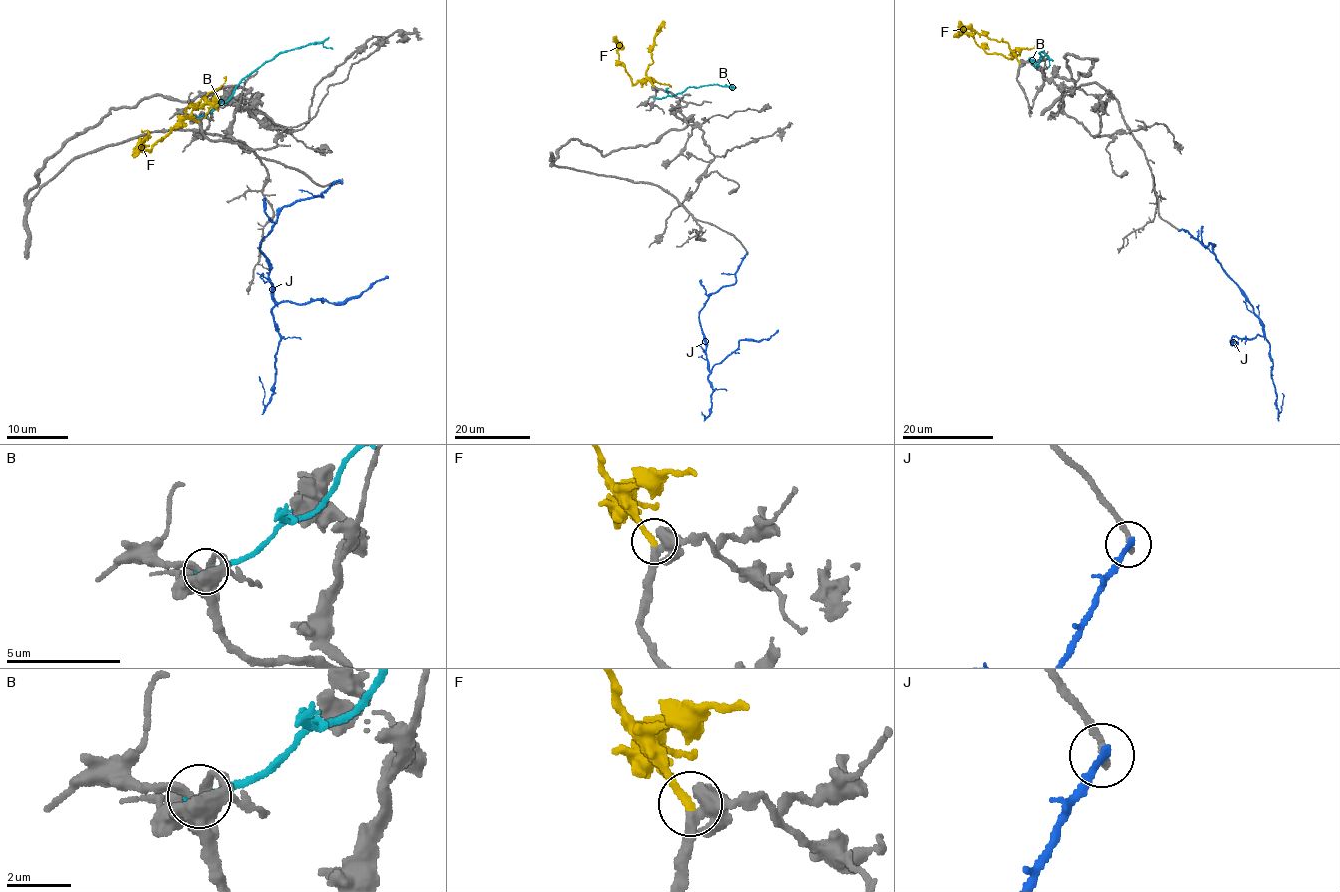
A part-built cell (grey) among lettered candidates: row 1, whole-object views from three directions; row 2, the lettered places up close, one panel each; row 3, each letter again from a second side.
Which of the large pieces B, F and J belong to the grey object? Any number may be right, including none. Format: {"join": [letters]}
{"join": ["F"]}

